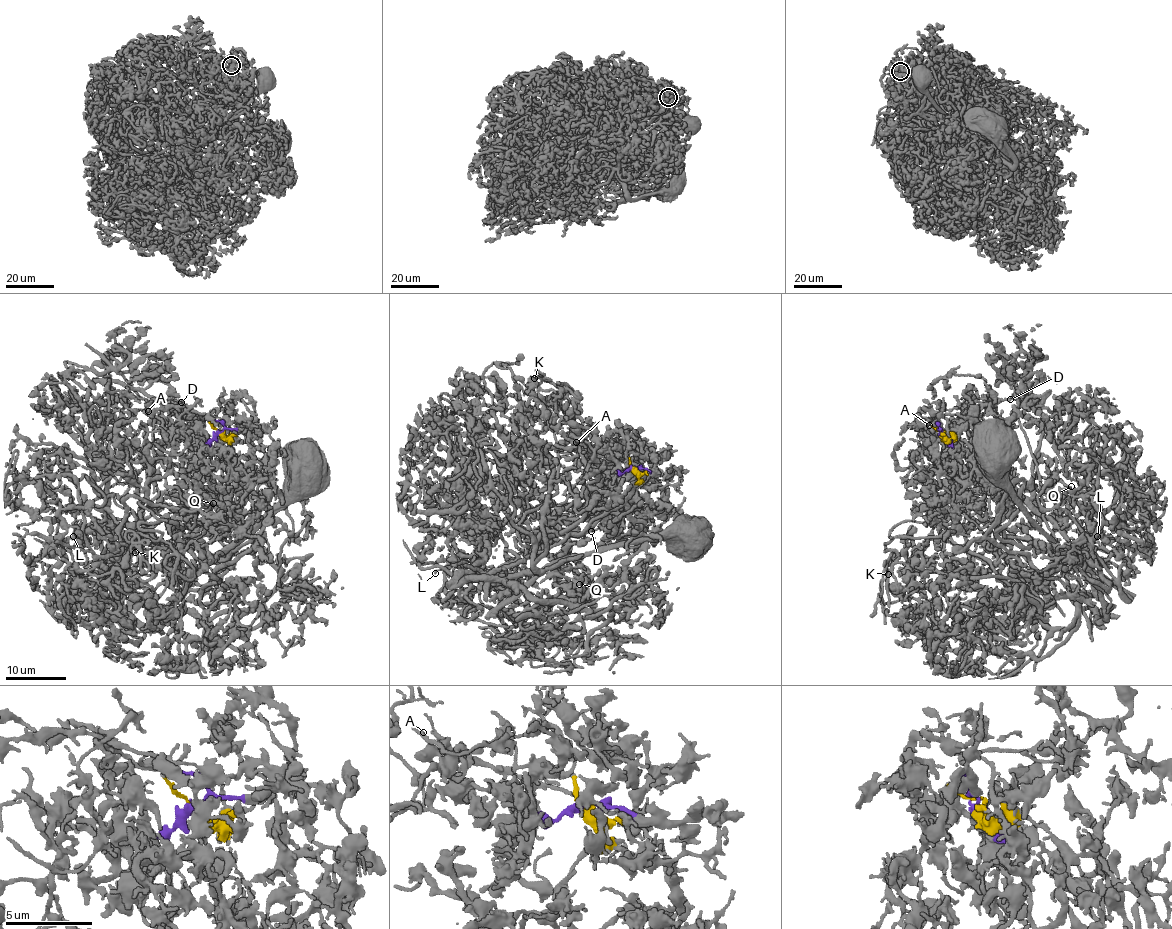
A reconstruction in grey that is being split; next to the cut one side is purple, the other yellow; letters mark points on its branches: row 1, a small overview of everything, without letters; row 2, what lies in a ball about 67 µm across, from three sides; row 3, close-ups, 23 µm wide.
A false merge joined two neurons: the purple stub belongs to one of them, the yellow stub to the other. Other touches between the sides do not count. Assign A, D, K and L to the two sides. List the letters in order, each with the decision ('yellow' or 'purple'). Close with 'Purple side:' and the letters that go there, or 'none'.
A: purple
D: purple
K: yellow
L: purple
Purple side: A, D, L

